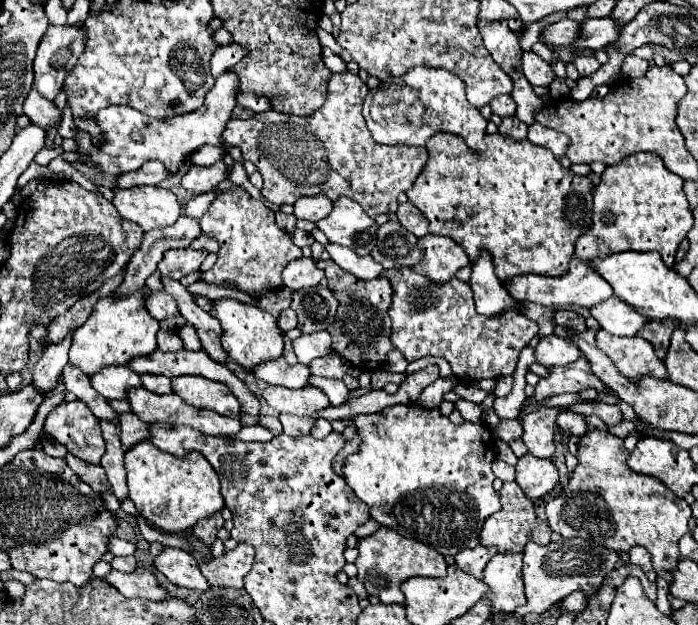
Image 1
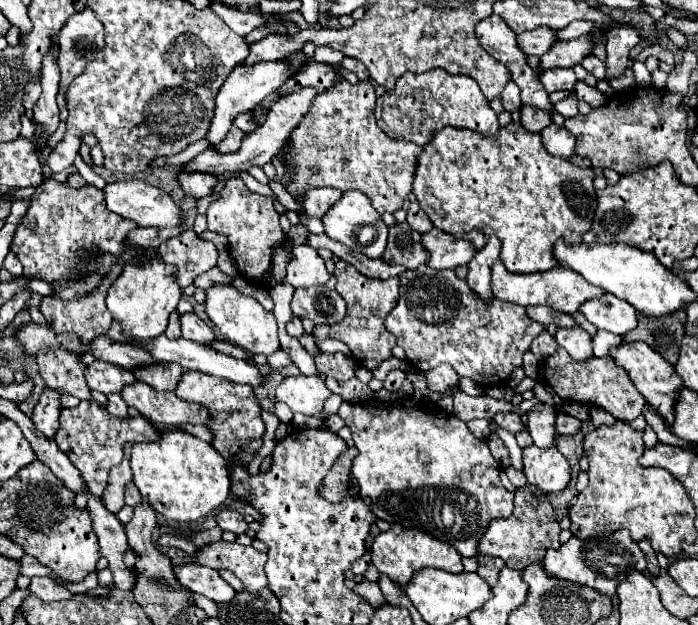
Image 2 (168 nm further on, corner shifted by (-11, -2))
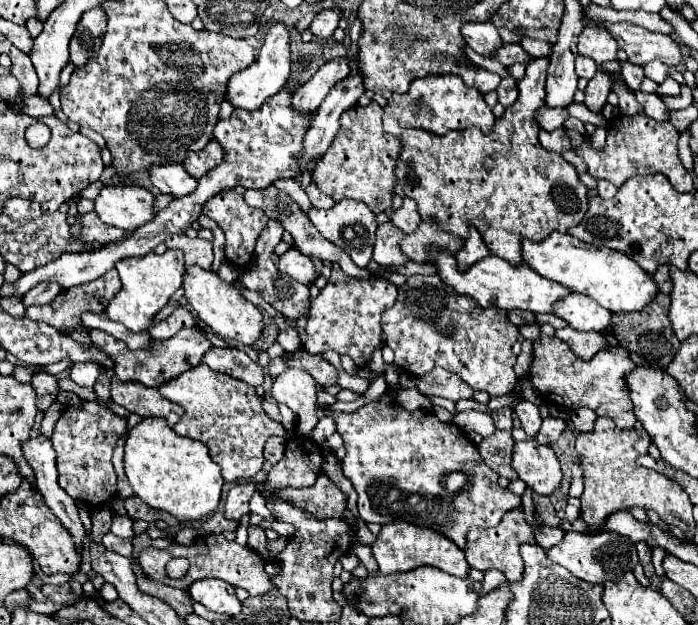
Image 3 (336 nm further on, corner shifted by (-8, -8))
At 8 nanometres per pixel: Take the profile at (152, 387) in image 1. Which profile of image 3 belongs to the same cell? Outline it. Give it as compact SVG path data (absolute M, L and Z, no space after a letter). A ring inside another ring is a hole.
M183 328L173 338L165 340L165 342L153 340L153 350L135 350L135 352L105 332L91 332L89 336L95 346L101 346L101 350L109 350L109 354L113 354L113 360L115 360L113 372L117 374L119 380L141 382L147 388L159 388L165 382L181 376L181 372L197 366L201 360L201 354L205 354L205 350L211 346L209 340L195 328Z

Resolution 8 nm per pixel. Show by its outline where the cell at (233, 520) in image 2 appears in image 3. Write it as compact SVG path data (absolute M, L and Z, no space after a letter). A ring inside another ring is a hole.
M251 482L251 484L233 486L231 492L227 494L225 518L239 522L241 516L245 516L245 514L249 512L249 498L251 498L251 494L253 494L255 490L263 490L263 484L257 486L257 482Z

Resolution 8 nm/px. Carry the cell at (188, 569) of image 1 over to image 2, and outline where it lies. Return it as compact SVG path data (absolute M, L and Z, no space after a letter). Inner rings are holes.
M184 564L184 566L174 568L174 572L176 572L178 582L184 588L206 596L206 598L214 600L216 604L226 604L236 594L234 588L222 580L218 570L198 566L198 564Z

